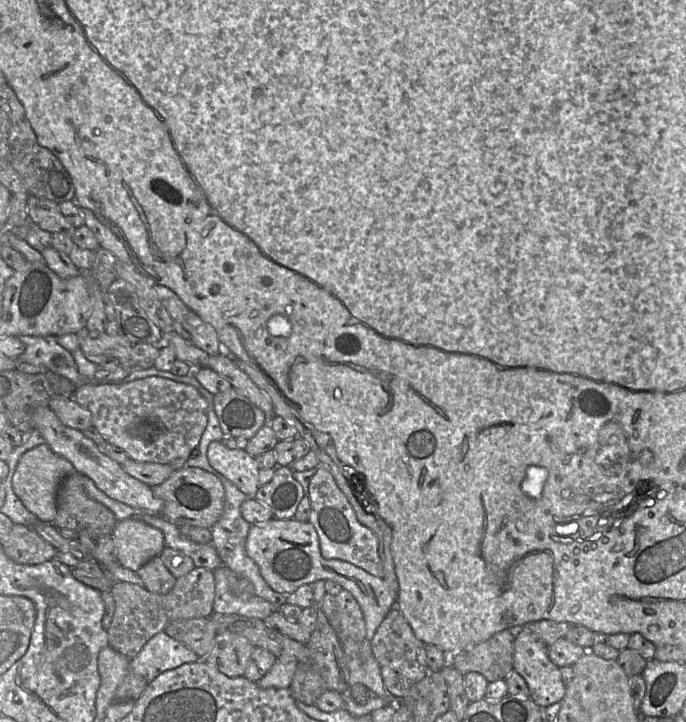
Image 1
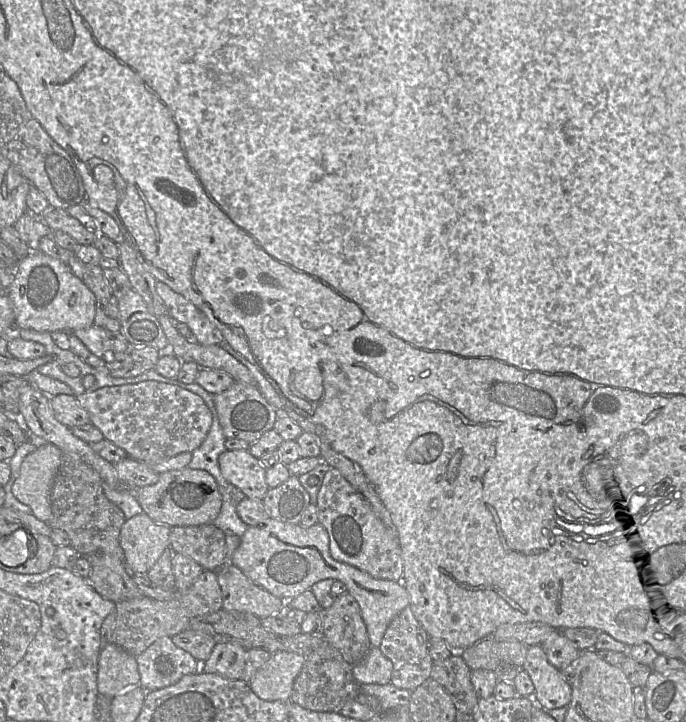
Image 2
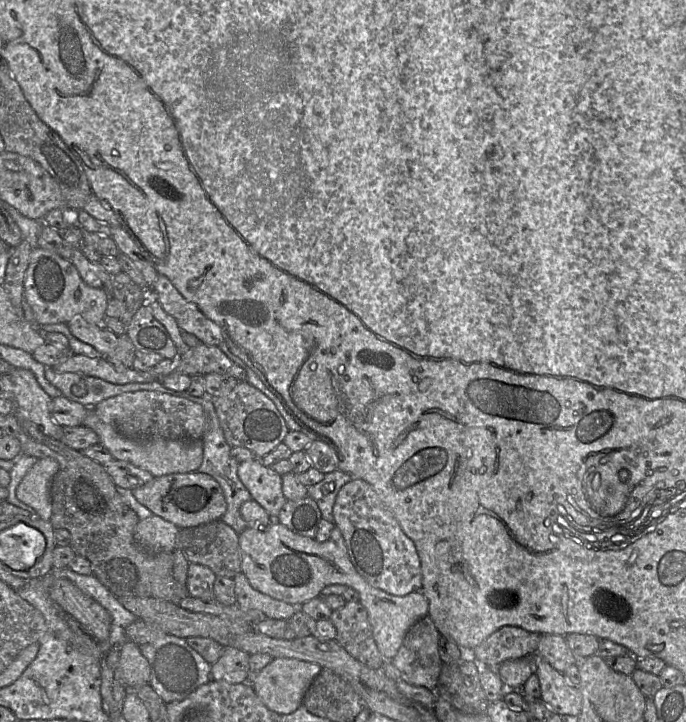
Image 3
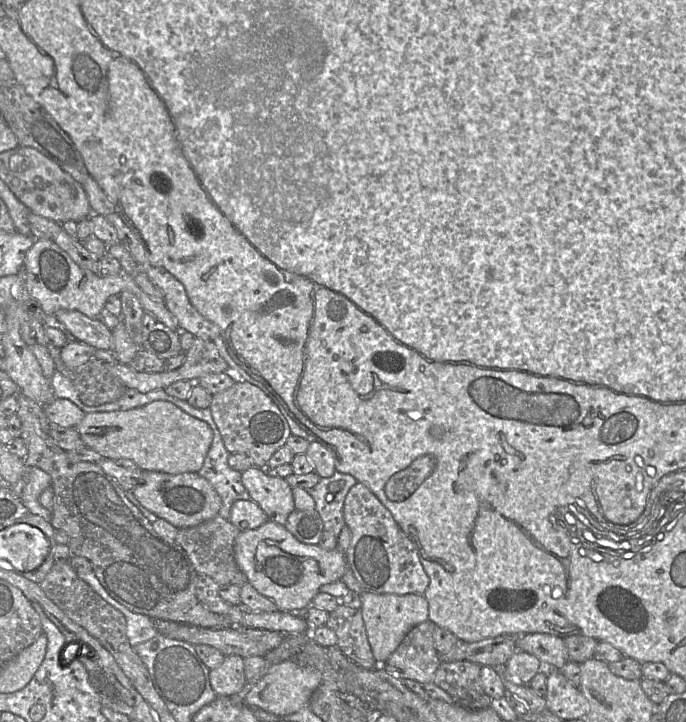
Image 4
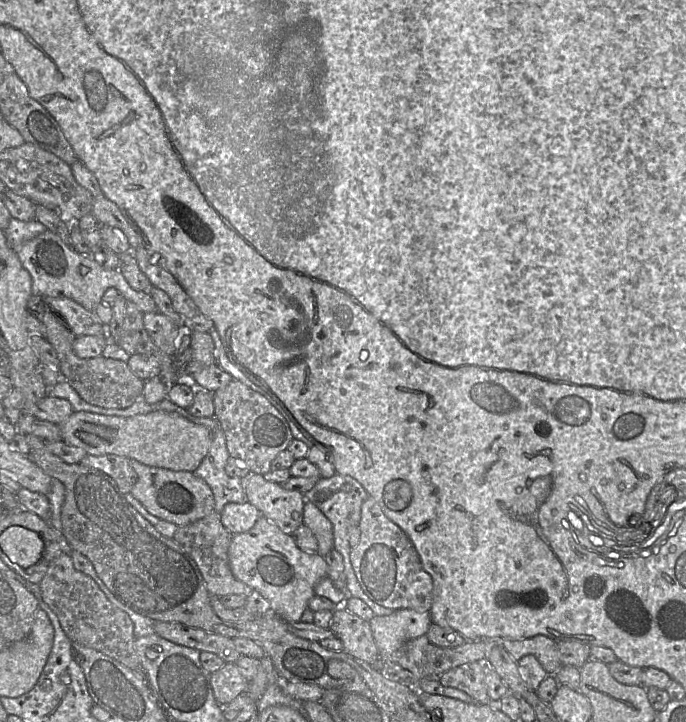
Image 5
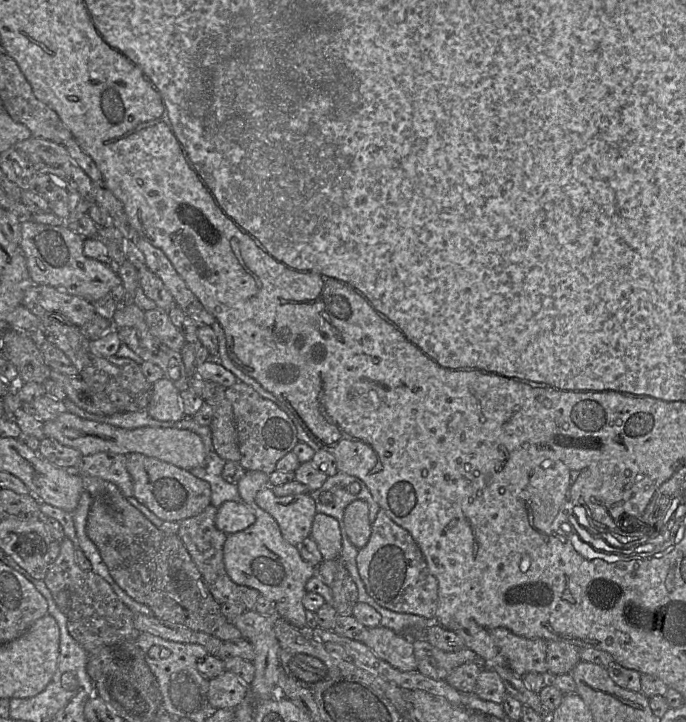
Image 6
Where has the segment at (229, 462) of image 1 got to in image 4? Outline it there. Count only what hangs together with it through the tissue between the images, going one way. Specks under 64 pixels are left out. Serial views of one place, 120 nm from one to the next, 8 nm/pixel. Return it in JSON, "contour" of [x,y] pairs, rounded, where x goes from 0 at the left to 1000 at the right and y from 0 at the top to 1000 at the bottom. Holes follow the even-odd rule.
{"contour":[[[366,645],[351,654],[351,665],[364,686],[386,709],[391,720],[415,729],[430,704],[426,675],[415,662],[395,659],[388,648]]]}

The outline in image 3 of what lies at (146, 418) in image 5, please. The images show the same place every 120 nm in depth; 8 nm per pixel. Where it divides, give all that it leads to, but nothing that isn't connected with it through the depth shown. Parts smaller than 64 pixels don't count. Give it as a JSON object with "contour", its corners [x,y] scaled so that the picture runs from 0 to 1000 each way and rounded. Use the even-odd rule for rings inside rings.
{"contour":[[[131,566],[121,589],[134,594],[149,615],[162,627],[168,637],[178,637],[201,648],[219,654],[224,662],[252,655],[283,654],[292,647],[296,637],[296,611],[246,609],[238,607],[219,607],[211,611],[195,611],[176,604],[160,587],[150,584],[138,571]]]}

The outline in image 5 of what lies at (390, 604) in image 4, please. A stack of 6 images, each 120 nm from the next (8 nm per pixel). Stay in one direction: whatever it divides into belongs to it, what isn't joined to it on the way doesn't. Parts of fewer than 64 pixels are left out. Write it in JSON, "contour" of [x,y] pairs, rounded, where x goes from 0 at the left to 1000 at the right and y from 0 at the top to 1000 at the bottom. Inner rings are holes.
{"contour":[[[582,843],[573,846],[569,852],[545,853],[538,860],[538,866],[552,904],[552,921],[554,911],[566,910],[593,888],[620,880],[628,863],[625,846],[608,848],[602,843]]]}

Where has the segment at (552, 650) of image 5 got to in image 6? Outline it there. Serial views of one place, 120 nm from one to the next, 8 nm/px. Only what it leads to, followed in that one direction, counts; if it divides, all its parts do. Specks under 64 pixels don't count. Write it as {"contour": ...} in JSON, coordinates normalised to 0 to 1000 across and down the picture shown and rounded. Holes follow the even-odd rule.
{"contour":[[[736,870],[711,873],[739,922],[757,938],[768,932],[799,932],[796,920],[797,888],[767,885]]]}

